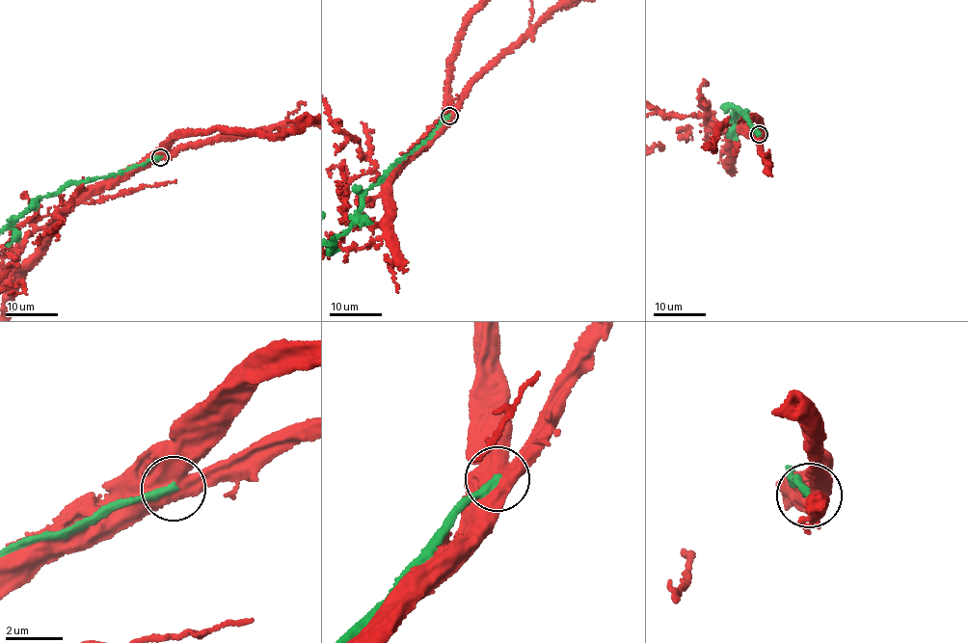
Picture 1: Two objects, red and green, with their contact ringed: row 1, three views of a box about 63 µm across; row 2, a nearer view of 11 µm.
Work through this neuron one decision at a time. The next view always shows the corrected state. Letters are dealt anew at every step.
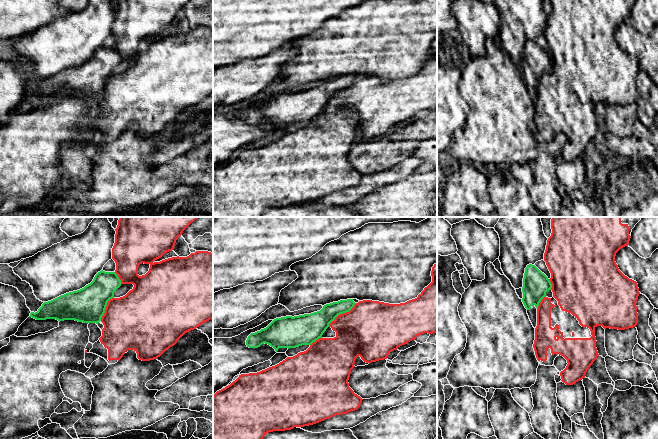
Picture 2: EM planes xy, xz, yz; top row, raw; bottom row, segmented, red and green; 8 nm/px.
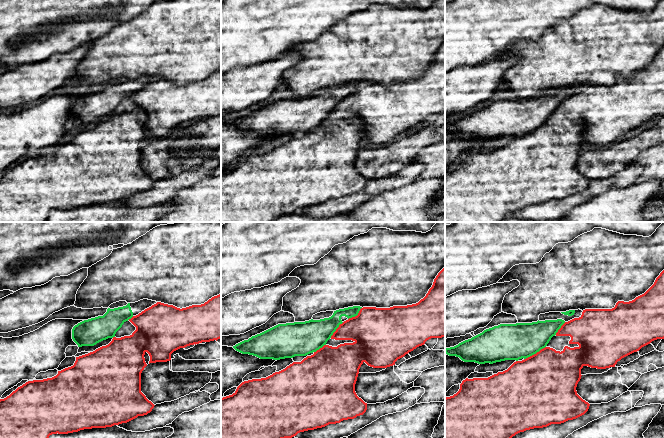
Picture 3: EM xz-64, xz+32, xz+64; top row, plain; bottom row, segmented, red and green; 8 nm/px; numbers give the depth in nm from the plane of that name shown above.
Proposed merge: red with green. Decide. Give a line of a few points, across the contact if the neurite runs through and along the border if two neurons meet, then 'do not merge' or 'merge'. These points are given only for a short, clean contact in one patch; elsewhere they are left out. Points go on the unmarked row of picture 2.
do not merge

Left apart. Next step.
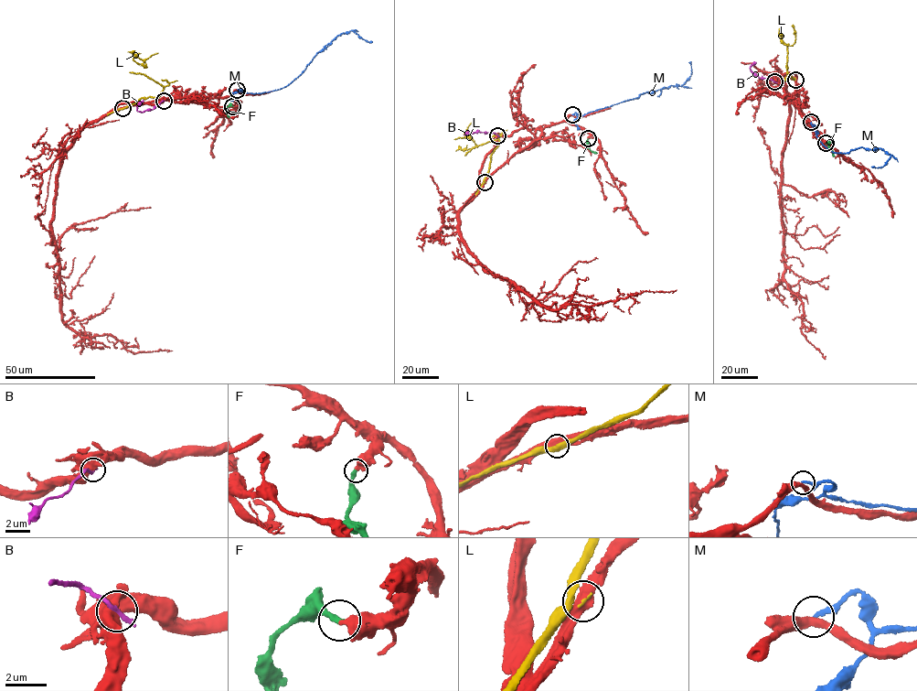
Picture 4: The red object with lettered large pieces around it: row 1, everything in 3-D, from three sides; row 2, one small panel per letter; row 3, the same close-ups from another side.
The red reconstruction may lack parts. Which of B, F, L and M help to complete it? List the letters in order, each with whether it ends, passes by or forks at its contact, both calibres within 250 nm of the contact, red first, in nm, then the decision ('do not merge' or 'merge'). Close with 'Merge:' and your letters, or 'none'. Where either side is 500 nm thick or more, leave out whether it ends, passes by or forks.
B: 800/280 nm | do not merge
F: it ends | 480/320 nm | merge
L: 550/110 nm | do not merge
M: it ends | 340/220 nm | do not merge
Merge: F

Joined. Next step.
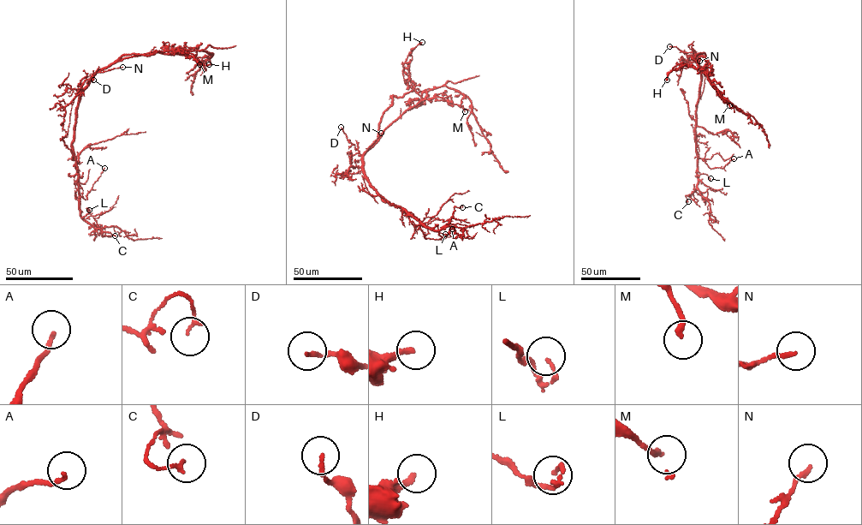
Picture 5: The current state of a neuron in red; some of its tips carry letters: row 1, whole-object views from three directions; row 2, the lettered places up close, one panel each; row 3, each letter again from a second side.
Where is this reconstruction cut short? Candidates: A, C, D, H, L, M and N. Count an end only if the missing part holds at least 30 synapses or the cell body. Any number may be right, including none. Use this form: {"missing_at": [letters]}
{"missing_at": []}

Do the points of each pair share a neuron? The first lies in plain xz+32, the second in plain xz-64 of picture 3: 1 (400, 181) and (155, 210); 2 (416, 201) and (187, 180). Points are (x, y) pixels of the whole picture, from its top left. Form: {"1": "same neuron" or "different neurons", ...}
{"1": "different neurons", "2": "different neurons"}

